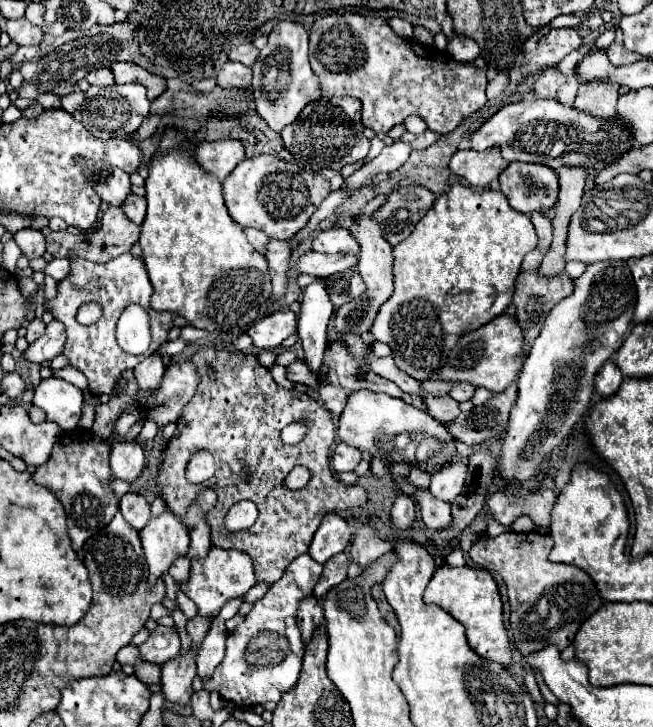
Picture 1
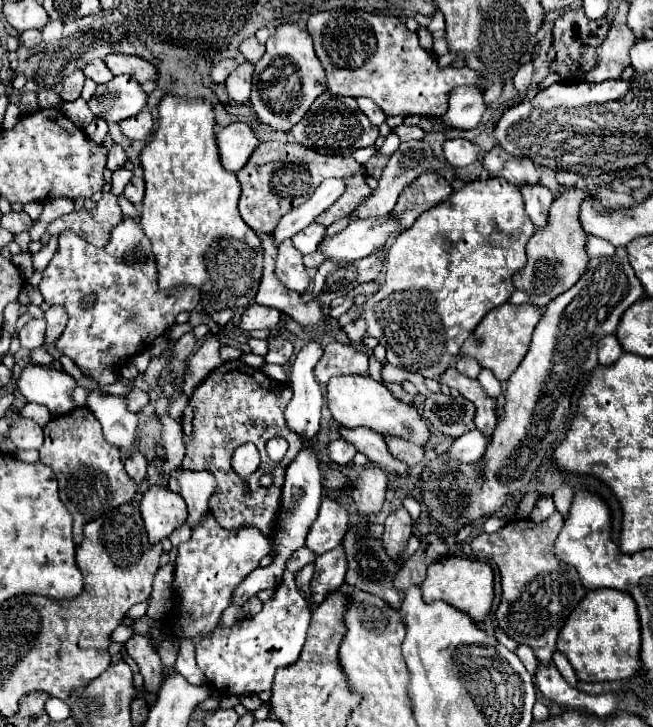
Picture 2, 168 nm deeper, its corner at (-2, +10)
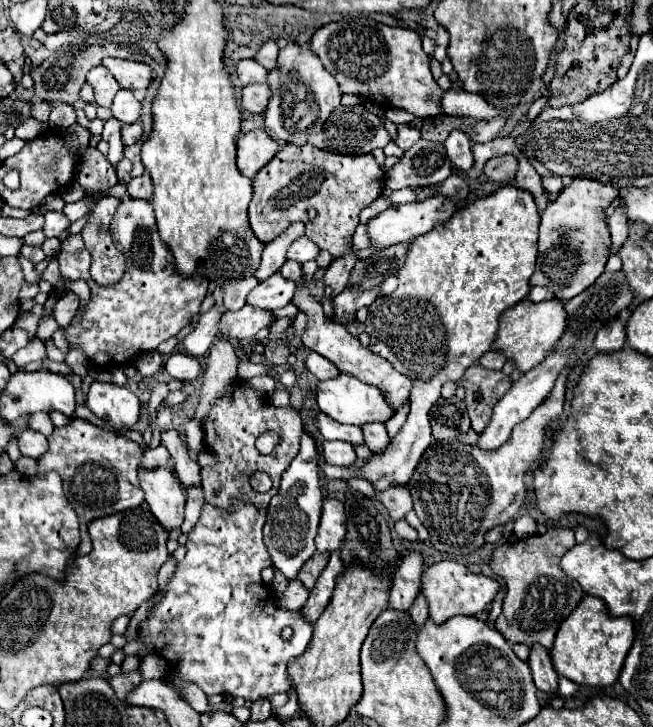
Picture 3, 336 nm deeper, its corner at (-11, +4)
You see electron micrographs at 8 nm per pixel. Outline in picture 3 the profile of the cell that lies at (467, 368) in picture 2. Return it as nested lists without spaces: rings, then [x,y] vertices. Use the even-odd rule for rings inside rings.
[[[490,350],[478,360],[478,364],[482,368],[488,368],[488,370],[502,370],[504,362],[506,362],[506,356],[502,352],[498,352],[498,350]]]

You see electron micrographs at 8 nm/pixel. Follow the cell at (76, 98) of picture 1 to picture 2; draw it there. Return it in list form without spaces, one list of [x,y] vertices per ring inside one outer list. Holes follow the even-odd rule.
[[[77,98],[77,100],[73,100],[73,102],[65,102],[65,104],[61,106],[61,110],[63,110],[63,114],[65,114],[77,128],[85,128],[85,126],[89,126],[89,124],[95,120],[95,114],[89,110],[89,106],[87,106],[87,102],[85,102],[83,98]]]

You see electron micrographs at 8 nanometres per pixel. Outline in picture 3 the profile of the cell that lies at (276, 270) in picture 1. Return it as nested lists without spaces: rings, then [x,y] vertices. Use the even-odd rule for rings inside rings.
[[[286,260],[284,266],[280,268],[280,274],[286,278],[286,280],[294,280],[296,282],[296,306],[308,316],[308,326],[302,334],[302,342],[308,350],[314,350],[318,354],[322,354],[324,358],[328,358],[330,362],[334,362],[338,366],[340,372],[346,372],[346,374],[352,374],[356,376],[358,380],[366,382],[366,384],[372,384],[376,388],[380,388],[384,392],[384,396],[388,398],[388,402],[392,404],[394,410],[398,410],[410,396],[410,380],[396,372],[392,368],[392,364],[388,364],[388,360],[372,354],[368,348],[364,348],[360,342],[358,342],[358,336],[350,334],[346,326],[342,324],[326,324],[324,320],[324,312],[322,312],[322,304],[314,300],[310,288],[308,288],[308,282],[304,280],[304,270],[302,270],[302,264],[296,264],[294,260]]]

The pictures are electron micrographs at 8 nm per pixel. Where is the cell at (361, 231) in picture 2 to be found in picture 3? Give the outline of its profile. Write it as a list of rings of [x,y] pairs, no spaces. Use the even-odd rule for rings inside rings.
[[[432,196],[428,200],[422,202],[412,202],[412,204],[398,204],[398,206],[390,206],[388,210],[384,210],[382,214],[378,214],[376,218],[372,218],[368,222],[368,238],[370,238],[370,248],[374,252],[382,252],[394,244],[402,244],[402,242],[412,242],[414,238],[426,234],[434,224],[442,224],[446,222],[454,212],[456,212],[456,204],[444,200],[444,196]]]

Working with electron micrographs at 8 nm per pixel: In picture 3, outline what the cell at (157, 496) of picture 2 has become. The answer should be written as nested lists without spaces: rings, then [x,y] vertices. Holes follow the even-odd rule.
[[[160,466],[150,472],[138,472],[138,478],[146,494],[146,502],[162,528],[166,528],[166,532],[180,528],[184,522],[186,496],[172,470],[168,466]]]

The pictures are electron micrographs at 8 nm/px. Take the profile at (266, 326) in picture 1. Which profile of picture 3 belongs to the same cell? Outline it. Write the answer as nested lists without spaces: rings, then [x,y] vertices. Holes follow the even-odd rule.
[[[246,304],[242,310],[224,312],[218,330],[226,338],[242,340],[242,338],[252,338],[260,330],[272,326],[274,320],[276,320],[276,316],[272,312],[260,310],[260,308],[252,308],[252,306]]]

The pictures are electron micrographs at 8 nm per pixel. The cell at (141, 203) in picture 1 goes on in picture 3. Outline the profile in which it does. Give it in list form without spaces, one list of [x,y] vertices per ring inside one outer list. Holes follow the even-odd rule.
[[[144,172],[138,178],[132,178],[126,186],[128,186],[128,194],[132,198],[146,200],[146,202],[152,198],[152,180],[150,180],[150,174],[148,172]]]

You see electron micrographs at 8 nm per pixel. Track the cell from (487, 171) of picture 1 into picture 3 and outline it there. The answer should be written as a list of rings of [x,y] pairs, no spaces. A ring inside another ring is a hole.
[[[454,130],[454,132],[446,138],[444,146],[446,146],[448,158],[452,160],[454,168],[458,168],[458,170],[462,170],[462,172],[466,172],[466,170],[472,168],[474,158],[472,158],[472,150],[470,150],[470,140],[468,140],[466,134],[462,134],[460,130]]]

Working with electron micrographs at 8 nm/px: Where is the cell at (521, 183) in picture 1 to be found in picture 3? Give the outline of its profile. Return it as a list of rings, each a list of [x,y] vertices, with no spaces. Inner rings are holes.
[[[498,156],[498,158],[490,158],[484,164],[484,174],[490,182],[494,184],[514,184],[516,180],[516,164],[518,160],[514,156]]]

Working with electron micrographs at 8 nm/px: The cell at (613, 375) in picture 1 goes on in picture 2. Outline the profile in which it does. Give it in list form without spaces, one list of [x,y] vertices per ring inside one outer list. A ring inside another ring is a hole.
[[[615,334],[603,336],[603,338],[599,340],[599,344],[597,344],[597,352],[599,352],[599,364],[601,364],[601,366],[613,364],[613,362],[623,354],[623,350],[621,350]]]

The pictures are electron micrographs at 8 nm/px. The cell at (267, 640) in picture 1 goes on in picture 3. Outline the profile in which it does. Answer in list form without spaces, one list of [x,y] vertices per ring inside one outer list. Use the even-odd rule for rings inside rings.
[[[236,500],[238,512],[224,512],[212,504],[204,504],[202,514],[194,530],[188,534],[186,558],[176,566],[176,572],[166,588],[166,596],[150,612],[150,618],[140,622],[144,642],[168,664],[182,680],[196,682],[206,694],[230,694],[244,700],[268,698],[276,692],[290,690],[290,678],[286,666],[292,658],[300,656],[312,638],[312,622],[308,622],[300,610],[276,610],[270,600],[270,590],[262,582],[260,572],[272,566],[268,548],[264,548],[262,528],[266,516]],[[290,626],[294,636],[284,642],[280,630]]]

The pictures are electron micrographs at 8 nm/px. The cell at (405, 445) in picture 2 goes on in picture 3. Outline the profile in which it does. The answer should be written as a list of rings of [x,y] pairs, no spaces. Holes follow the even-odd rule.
[[[366,424],[366,426],[362,426],[362,428],[364,428],[366,446],[368,446],[374,454],[384,452],[384,450],[388,448],[388,444],[392,442],[392,438],[388,436],[384,424]]]

